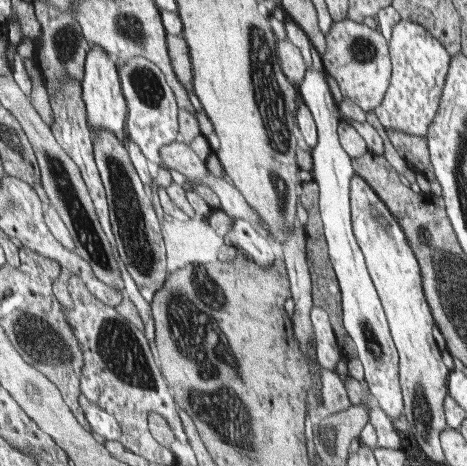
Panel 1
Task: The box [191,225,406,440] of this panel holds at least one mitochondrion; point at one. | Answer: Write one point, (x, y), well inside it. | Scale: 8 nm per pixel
(372, 344)

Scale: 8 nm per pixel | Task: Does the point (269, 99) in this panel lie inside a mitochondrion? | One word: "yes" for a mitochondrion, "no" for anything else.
yes

